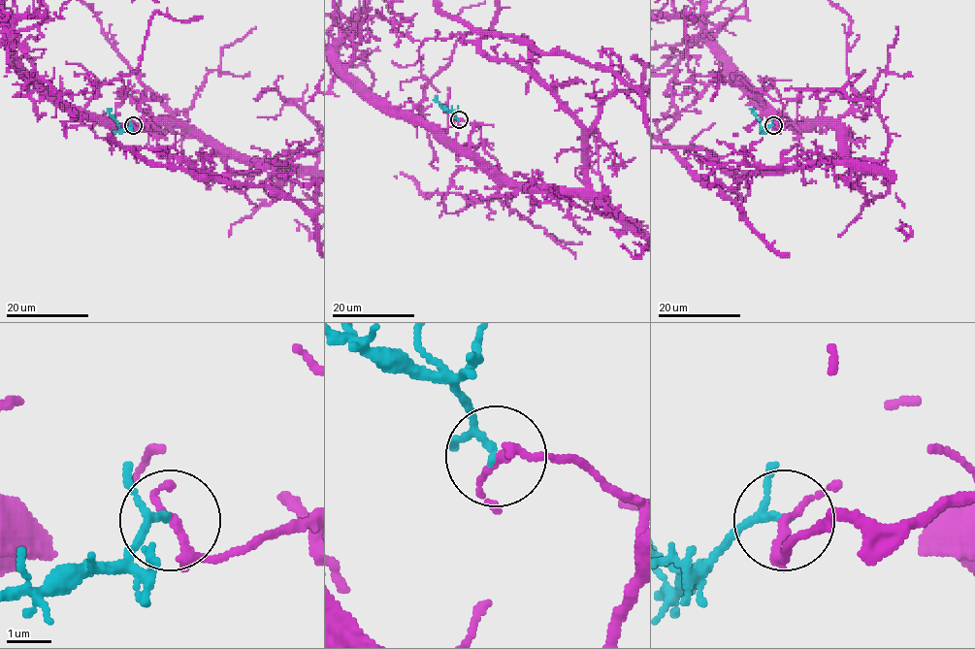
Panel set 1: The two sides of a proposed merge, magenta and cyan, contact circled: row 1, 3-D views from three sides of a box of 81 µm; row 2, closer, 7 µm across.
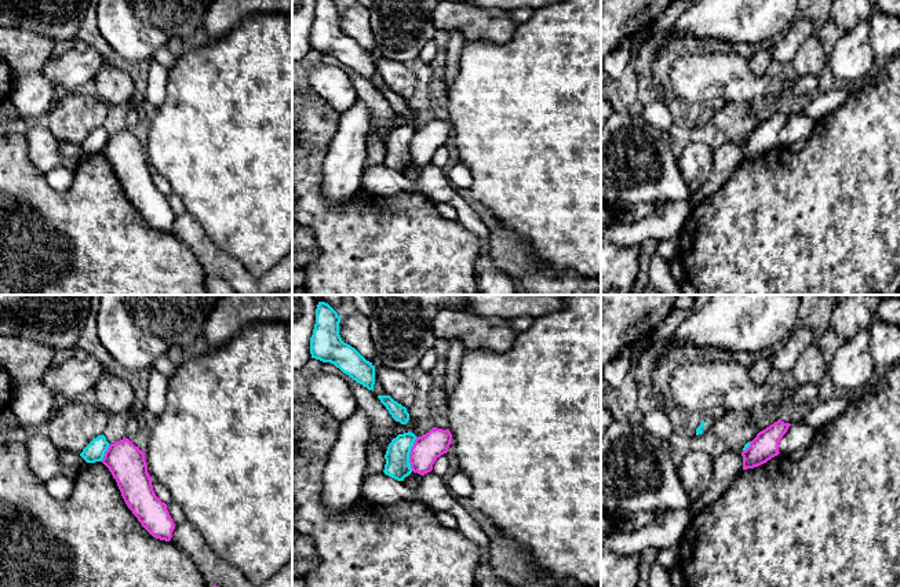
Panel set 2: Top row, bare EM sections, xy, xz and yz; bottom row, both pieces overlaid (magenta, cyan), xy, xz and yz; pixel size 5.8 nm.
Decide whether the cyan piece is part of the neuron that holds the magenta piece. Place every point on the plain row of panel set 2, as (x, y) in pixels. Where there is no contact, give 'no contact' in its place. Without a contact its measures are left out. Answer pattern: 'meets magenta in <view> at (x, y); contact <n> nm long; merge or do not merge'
meets magenta in xz at (410, 145); contact 200 nm long; do not merge

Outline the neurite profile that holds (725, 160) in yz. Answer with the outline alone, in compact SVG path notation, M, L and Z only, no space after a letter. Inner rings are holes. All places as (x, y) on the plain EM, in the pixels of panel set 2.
M725 143L713 152L713 168L704 185L691 196L692 205L702 201L721 189L743 161L743 147L737 143Z

